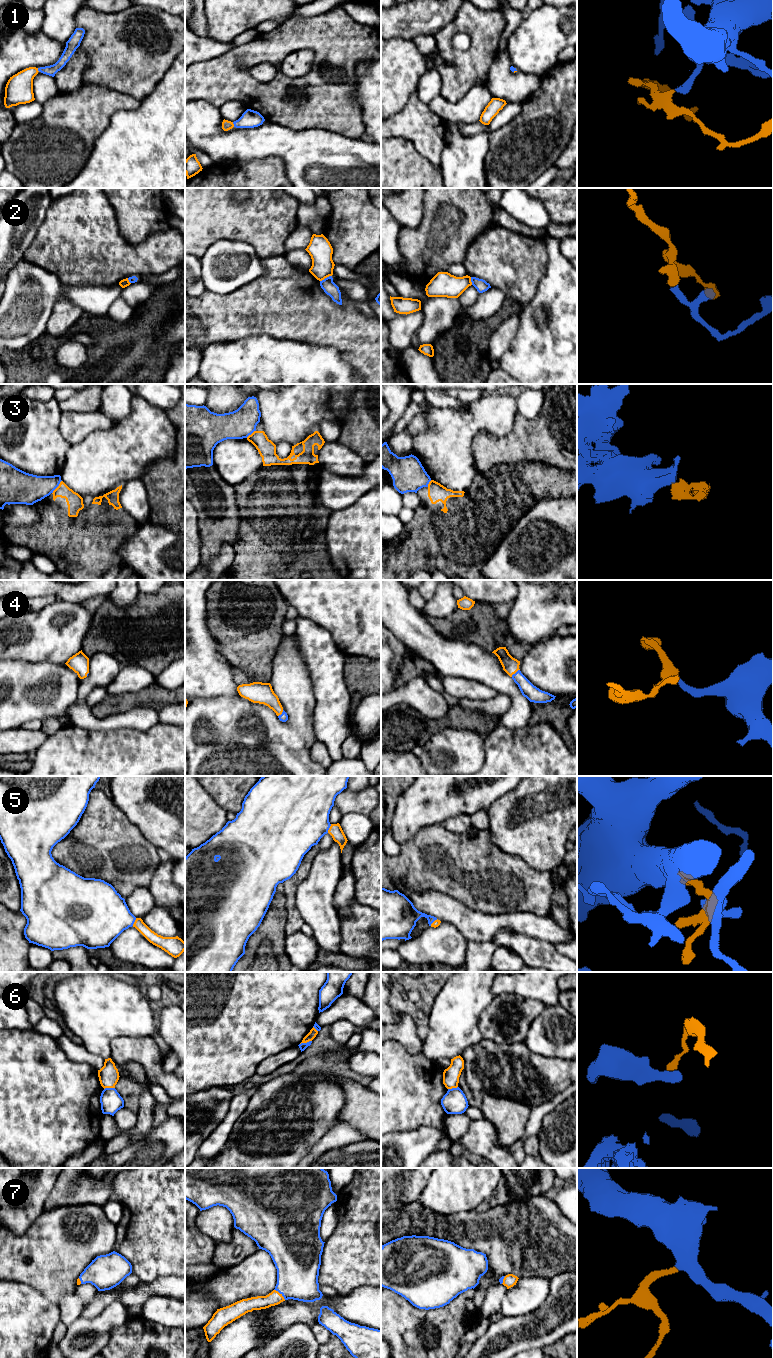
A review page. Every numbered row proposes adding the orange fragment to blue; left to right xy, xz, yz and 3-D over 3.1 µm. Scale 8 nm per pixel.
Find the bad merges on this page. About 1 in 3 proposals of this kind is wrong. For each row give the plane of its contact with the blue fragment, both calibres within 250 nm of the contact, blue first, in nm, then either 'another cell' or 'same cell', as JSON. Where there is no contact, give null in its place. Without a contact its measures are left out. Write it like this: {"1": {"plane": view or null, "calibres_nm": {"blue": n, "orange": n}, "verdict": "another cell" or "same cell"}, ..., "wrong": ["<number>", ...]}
{"1": {"plane": "xz", "calibres_nm": {"blue": 140, "orange": 80}, "verdict": "same cell"}, "2": {"plane": "xz", "calibres_nm": {"blue": 110, "orange": 190}, "verdict": "another cell"}, "3": {"plane": "xy", "calibres_nm": {"blue": 240, "orange": 130}, "verdict": "another cell"}, "4": {"plane": "yz", "calibres_nm": {"blue": 120, "orange": 130}, "verdict": "same cell"}, "5": {"plane": "xz", "calibres_nm": {"blue": 460, "orange": 110}, "verdict": "same cell"}, "6": {"plane": "xz", "calibres_nm": {"blue": 60, "orange": 70}, "verdict": "another cell"}, "7": {"plane": "xz", "calibres_nm": {"blue": 340, "orange": 110}, "verdict": "same cell"}, "wrong": ["2", "3", "6"]}

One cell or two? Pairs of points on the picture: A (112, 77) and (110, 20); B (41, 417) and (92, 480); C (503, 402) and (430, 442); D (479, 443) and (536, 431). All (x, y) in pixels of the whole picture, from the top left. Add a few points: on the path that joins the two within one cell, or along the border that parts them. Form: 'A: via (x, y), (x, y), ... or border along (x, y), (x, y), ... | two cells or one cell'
A: via (112, 63), (112, 40), (110, 34) | one cell
B: border along (72, 443), (66, 453), (61, 472) | two cells
C: via (485, 414), (456, 429), (448, 437) | one cell
D: via (493, 444), (522, 444) | one cell

